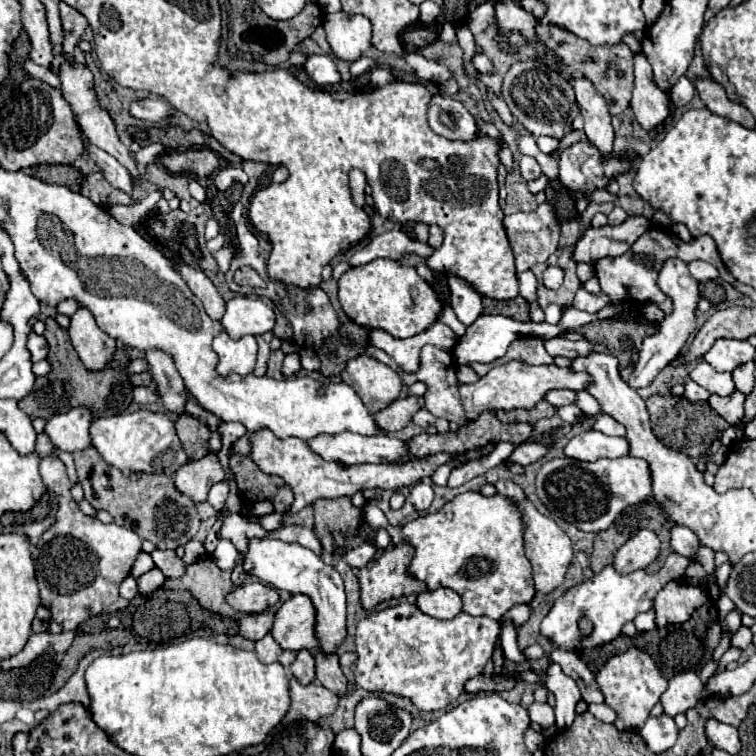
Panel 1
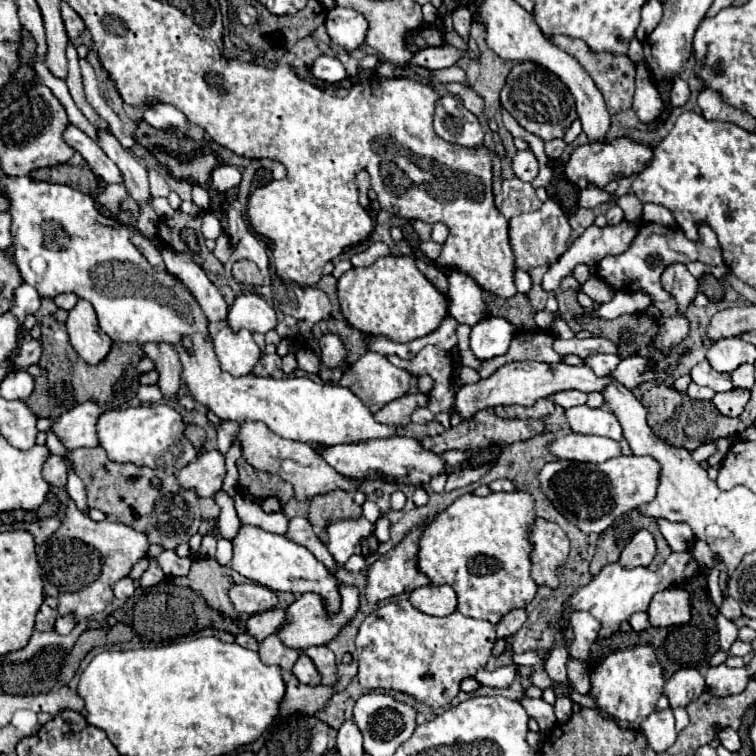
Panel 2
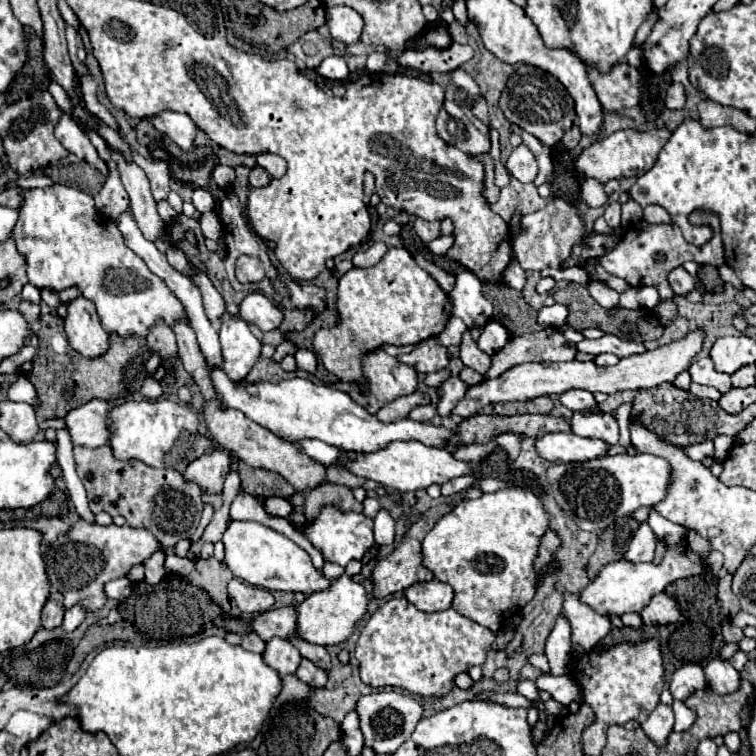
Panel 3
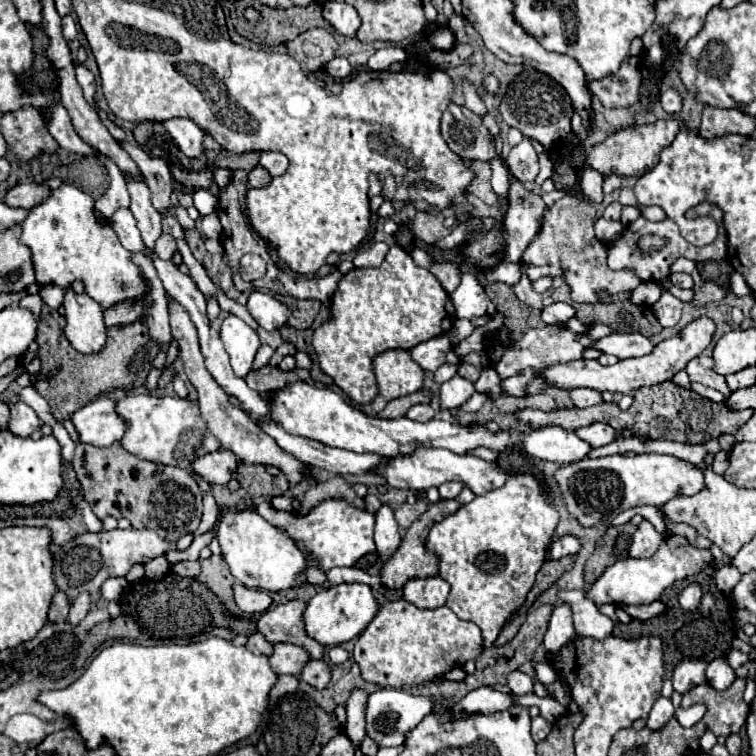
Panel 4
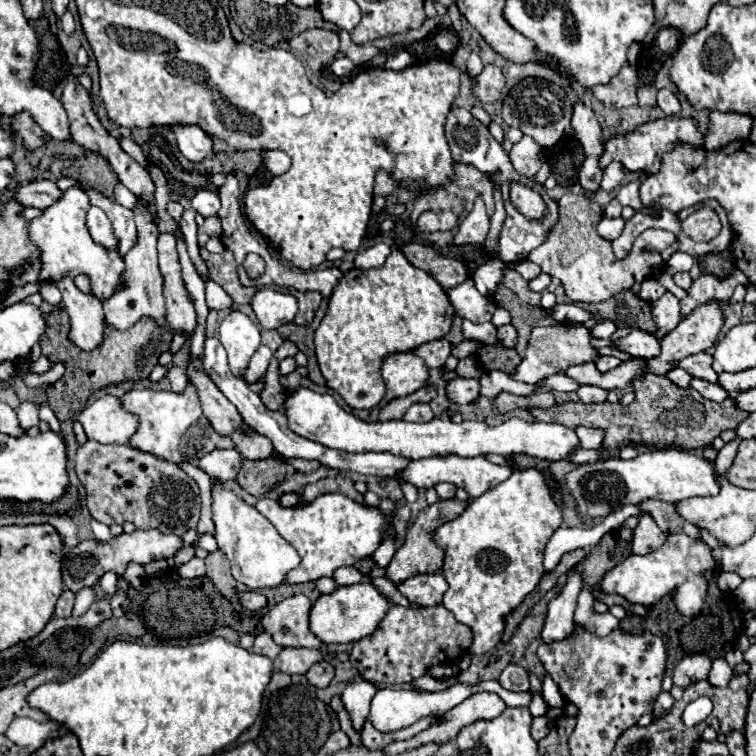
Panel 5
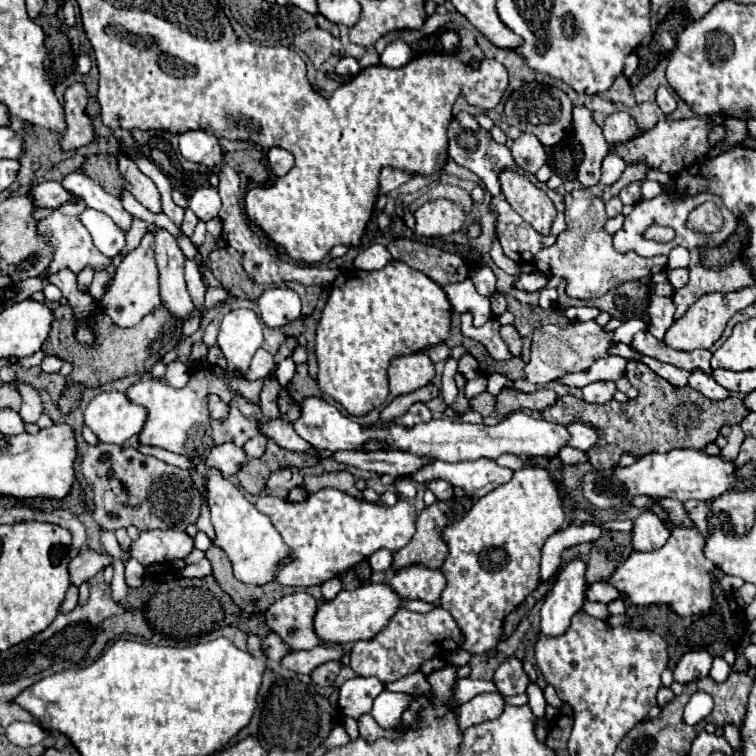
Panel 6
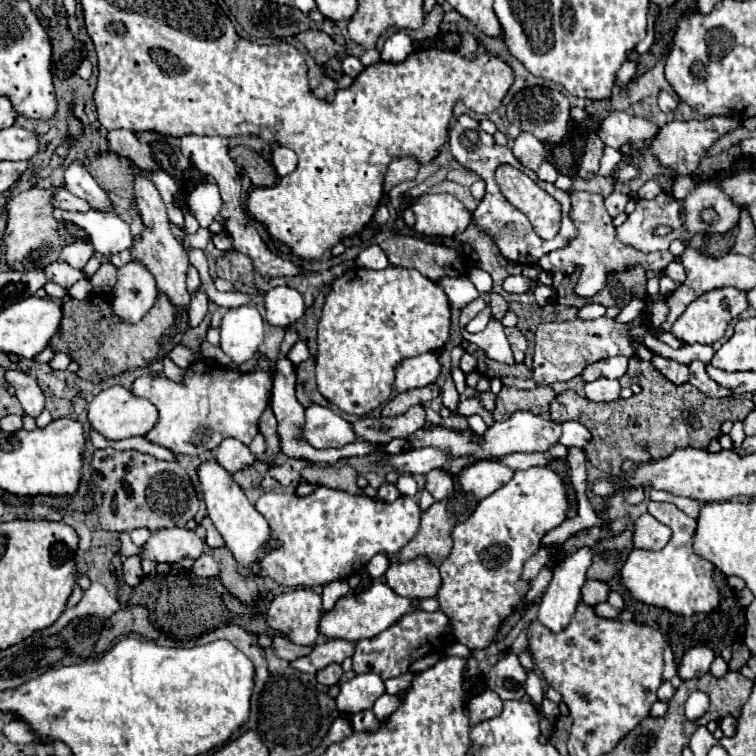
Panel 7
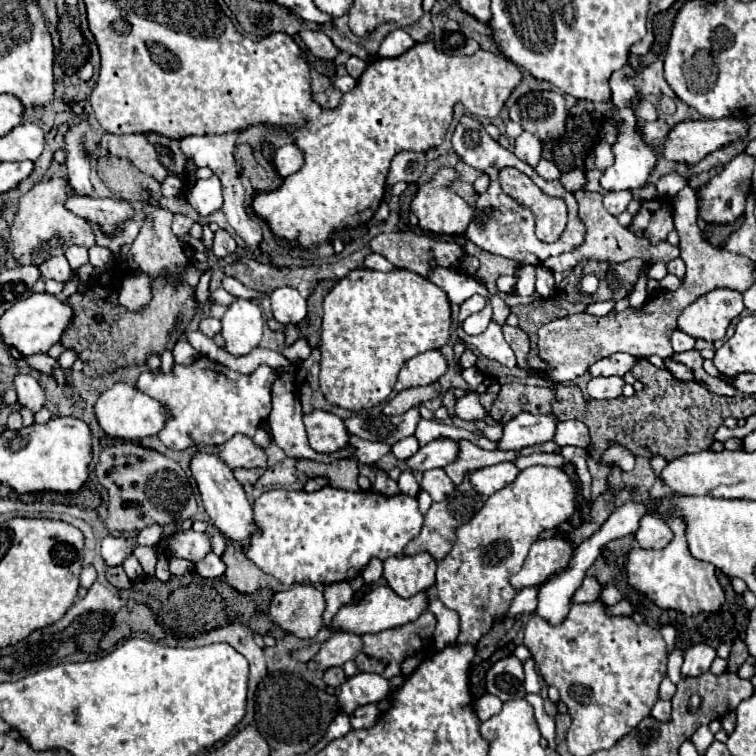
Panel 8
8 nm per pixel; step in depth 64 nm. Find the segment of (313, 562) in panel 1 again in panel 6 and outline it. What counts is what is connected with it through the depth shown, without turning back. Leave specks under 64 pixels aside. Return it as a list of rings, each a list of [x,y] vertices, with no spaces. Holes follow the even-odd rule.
[[[208,470],[206,480],[208,480],[208,484],[206,484],[208,506],[212,512],[212,526],[216,530],[214,544],[220,546],[228,554],[228,558],[234,566],[234,576],[240,582],[252,584],[252,586],[262,586],[262,584],[274,582],[278,568],[282,564],[288,564],[290,556],[292,556],[292,552],[284,544],[282,536],[272,526],[270,518],[260,514],[256,510],[256,506],[246,500],[242,490],[232,480],[224,480],[218,470]]]

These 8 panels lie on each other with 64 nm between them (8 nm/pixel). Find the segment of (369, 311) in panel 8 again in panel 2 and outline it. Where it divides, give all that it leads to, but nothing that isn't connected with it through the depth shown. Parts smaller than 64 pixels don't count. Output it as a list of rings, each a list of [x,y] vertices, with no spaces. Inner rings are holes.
[[[384,256],[368,268],[350,268],[338,280],[338,300],[350,326],[364,334],[382,334],[394,342],[410,342],[434,332],[448,314],[442,294],[420,274],[408,256]],[[326,334],[320,338],[320,350],[322,350],[322,362],[330,368],[336,368],[336,366],[342,366],[344,364],[344,356],[346,356],[346,350],[344,350],[344,344],[340,340],[340,336],[336,334]]]

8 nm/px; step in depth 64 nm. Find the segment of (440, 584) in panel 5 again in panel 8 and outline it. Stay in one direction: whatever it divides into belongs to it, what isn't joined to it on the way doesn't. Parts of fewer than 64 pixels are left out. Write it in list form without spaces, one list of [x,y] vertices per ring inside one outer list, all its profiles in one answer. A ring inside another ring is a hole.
[[[426,552],[414,556],[392,556],[384,562],[384,578],[402,598],[428,592],[436,584],[436,560]]]

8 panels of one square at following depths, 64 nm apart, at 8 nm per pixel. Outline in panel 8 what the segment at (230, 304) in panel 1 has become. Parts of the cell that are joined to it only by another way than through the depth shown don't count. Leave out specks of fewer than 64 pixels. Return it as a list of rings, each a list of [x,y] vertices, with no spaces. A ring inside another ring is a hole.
[[[290,286],[276,288],[268,298],[276,322],[288,326],[288,324],[298,324],[306,318],[306,300],[300,296],[296,288]]]

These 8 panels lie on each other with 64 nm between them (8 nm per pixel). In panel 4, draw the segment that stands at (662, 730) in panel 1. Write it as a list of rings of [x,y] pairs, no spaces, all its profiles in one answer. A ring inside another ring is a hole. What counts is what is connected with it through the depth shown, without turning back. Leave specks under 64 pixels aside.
[[[658,698],[648,720],[646,720],[646,728],[652,732],[660,732],[674,716],[674,706],[668,698]]]

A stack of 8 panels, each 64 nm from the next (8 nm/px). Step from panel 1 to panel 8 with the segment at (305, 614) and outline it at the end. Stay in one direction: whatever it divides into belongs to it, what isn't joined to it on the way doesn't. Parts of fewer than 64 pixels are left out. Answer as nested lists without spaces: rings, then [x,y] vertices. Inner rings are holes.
[[[374,586],[370,592],[366,592],[362,596],[362,600],[358,600],[356,604],[344,604],[336,616],[332,618],[332,624],[330,624],[330,630],[338,630],[338,632],[354,632],[358,636],[364,636],[364,634],[378,634],[382,630],[388,630],[388,628],[396,628],[396,626],[402,626],[406,622],[412,622],[416,620],[424,610],[426,610],[426,600],[428,600],[428,594],[426,592],[420,592],[416,596],[410,596],[410,598],[400,598],[390,586]]]

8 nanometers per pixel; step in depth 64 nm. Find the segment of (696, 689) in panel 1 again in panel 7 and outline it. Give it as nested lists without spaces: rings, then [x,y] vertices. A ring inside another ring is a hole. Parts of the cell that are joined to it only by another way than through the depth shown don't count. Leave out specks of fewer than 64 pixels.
[[[694,646],[690,648],[678,668],[678,676],[682,680],[690,680],[690,678],[700,678],[710,670],[710,664],[714,660],[714,652],[706,646]]]

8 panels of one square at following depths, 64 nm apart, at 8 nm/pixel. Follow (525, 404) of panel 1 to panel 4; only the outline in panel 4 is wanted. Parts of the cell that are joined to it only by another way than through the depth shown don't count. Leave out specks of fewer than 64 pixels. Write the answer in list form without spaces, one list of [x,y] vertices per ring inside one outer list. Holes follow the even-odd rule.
[[[702,316],[694,322],[690,322],[680,334],[662,340],[660,344],[654,346],[654,350],[648,356],[640,356],[640,358],[626,358],[626,360],[618,360],[614,366],[602,366],[598,364],[598,360],[574,360],[574,362],[566,362],[566,364],[554,364],[550,368],[542,368],[542,370],[534,370],[534,368],[526,368],[520,374],[514,374],[510,378],[504,378],[500,382],[502,394],[504,396],[526,396],[528,394],[528,386],[532,380],[542,378],[550,388],[560,388],[560,390],[574,390],[574,388],[592,388],[598,392],[622,392],[628,394],[632,390],[638,390],[642,386],[654,386],[666,380],[672,380],[672,376],[680,370],[686,368],[686,364],[700,356],[702,350],[710,344],[712,334],[714,334],[716,326],[710,318]],[[474,392],[460,408],[462,408],[464,412],[478,412],[478,410],[484,406],[484,402],[490,400],[490,398],[492,398],[492,396],[486,394],[486,392]]]

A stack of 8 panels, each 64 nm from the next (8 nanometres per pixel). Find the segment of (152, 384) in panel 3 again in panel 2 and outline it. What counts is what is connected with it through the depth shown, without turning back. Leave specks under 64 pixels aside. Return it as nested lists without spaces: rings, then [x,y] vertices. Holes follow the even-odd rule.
[[[154,384],[154,386],[140,386],[138,392],[136,392],[136,396],[138,396],[142,402],[148,402],[148,404],[152,404],[152,402],[160,402],[160,400],[162,400],[160,388],[158,388],[156,384]]]

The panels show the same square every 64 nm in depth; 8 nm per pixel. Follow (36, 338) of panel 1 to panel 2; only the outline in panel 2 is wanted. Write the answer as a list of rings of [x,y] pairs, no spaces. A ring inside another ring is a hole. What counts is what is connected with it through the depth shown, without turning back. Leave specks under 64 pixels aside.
[[[26,334],[24,340],[22,340],[22,346],[20,346],[20,354],[18,354],[14,364],[18,364],[18,366],[32,366],[32,364],[36,364],[40,360],[40,356],[42,356],[40,340],[34,340],[32,336]]]

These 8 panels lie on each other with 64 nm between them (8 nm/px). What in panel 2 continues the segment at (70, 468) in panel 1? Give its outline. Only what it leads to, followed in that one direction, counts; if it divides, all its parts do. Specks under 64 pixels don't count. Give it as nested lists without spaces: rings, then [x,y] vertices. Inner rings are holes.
[[[48,432],[48,442],[46,442],[46,446],[48,446],[48,450],[52,452],[52,454],[58,454],[58,456],[62,456],[66,462],[68,462],[68,468],[72,468],[72,462],[70,462],[70,458],[68,458],[68,452],[64,450],[64,446],[62,446],[62,442],[52,434],[52,432]]]

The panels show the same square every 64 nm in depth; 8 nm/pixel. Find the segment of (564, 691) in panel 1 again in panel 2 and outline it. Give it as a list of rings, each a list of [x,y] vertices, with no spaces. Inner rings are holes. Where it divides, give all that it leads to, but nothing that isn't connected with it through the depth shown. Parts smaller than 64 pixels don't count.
[[[558,644],[556,648],[550,650],[548,660],[544,662],[544,670],[546,670],[546,674],[550,676],[552,682],[562,684],[570,690],[570,682],[568,682],[568,676],[566,676],[566,658],[568,658],[568,648],[564,644]],[[562,694],[562,696],[556,698],[554,710],[556,710],[556,718],[558,718],[560,724],[566,722],[566,720],[570,720],[570,716],[572,716],[572,706],[574,706],[574,702],[572,702],[566,694]]]

